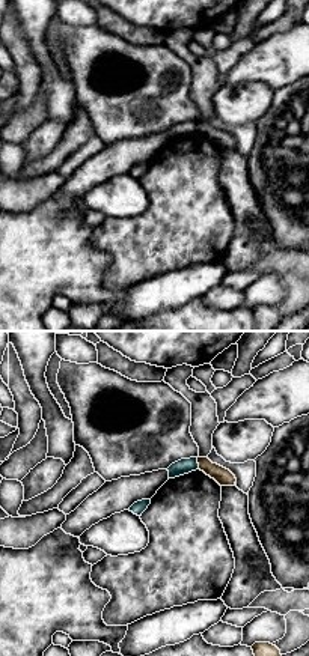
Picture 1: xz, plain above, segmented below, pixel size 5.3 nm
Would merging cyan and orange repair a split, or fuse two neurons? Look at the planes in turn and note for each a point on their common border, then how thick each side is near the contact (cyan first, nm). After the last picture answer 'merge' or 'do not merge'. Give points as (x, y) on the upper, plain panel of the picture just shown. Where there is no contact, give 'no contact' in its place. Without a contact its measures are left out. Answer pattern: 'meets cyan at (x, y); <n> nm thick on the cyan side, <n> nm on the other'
meets cyan at (198, 127); 80 nm thick on the cyan side, 90 nm on the other

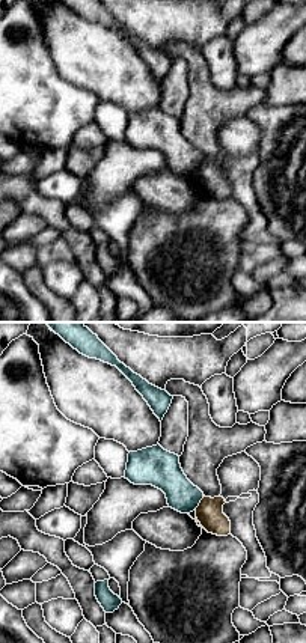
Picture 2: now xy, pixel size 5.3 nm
meets cyan at (199, 164); 190 nm thick on the cyan side, 140 nm on the other

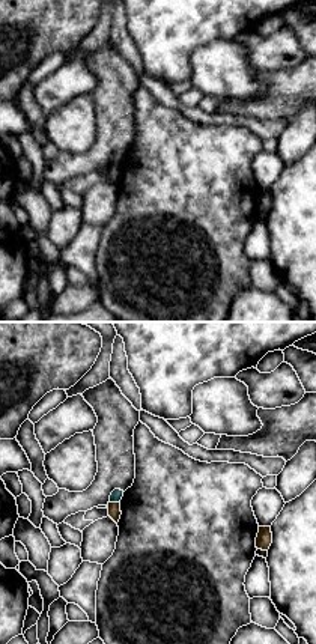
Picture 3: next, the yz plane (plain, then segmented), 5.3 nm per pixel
meets cyan at (115, 164); 70 nm thick on the cyan side, 70 nm on the other

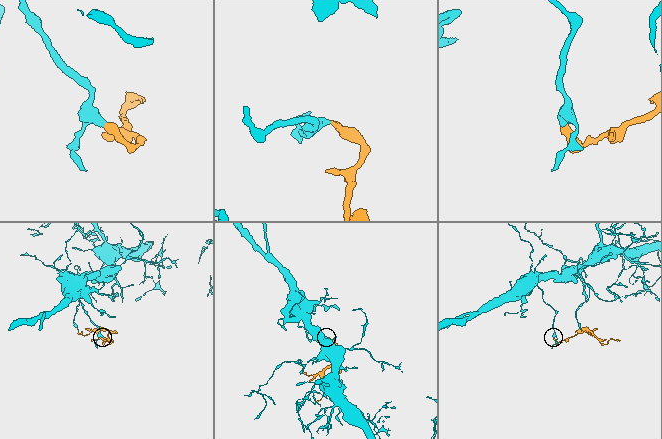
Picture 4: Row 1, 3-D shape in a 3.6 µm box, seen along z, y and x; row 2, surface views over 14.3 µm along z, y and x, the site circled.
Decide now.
do not merge

